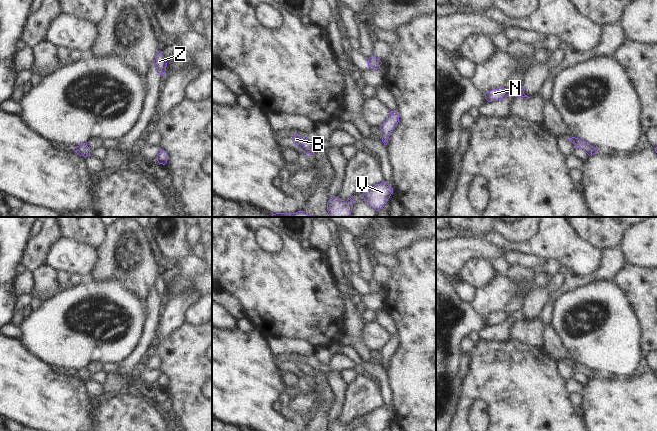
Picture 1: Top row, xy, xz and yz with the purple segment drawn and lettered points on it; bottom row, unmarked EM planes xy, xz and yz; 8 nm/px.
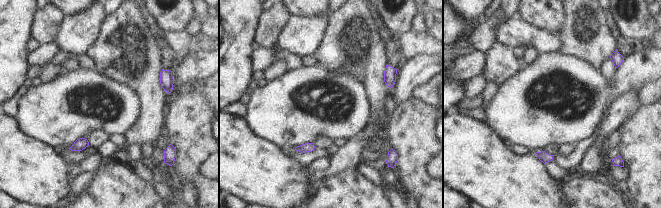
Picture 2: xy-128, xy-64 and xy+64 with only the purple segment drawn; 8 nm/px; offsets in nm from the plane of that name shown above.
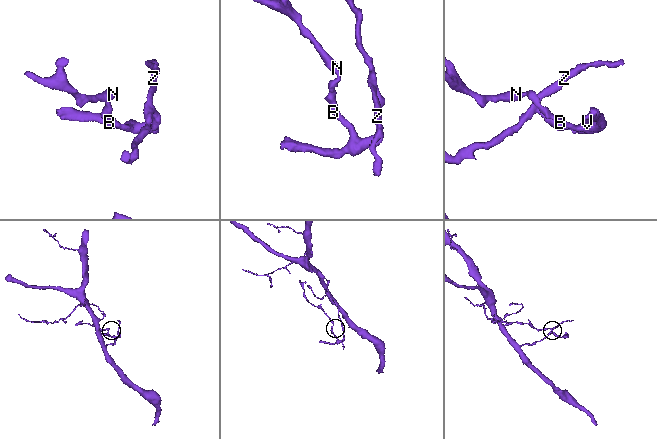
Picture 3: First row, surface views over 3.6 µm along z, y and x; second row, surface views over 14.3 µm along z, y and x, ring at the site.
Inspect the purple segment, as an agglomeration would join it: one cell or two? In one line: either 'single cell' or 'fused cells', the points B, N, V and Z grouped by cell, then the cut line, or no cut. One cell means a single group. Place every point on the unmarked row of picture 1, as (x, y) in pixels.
single cell; B N V Z; no cut

